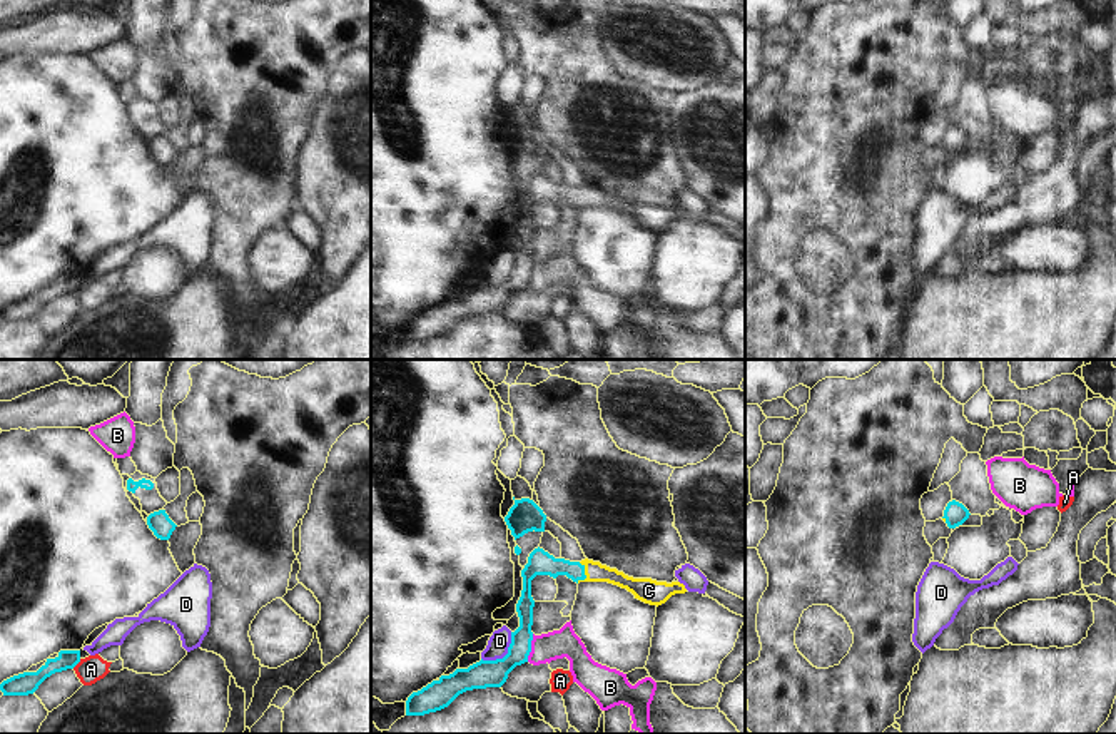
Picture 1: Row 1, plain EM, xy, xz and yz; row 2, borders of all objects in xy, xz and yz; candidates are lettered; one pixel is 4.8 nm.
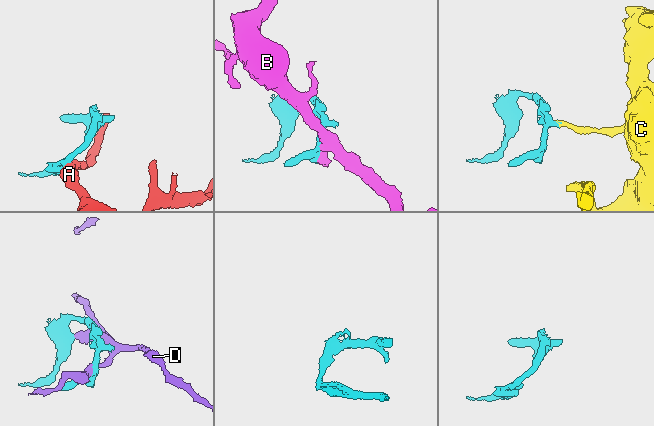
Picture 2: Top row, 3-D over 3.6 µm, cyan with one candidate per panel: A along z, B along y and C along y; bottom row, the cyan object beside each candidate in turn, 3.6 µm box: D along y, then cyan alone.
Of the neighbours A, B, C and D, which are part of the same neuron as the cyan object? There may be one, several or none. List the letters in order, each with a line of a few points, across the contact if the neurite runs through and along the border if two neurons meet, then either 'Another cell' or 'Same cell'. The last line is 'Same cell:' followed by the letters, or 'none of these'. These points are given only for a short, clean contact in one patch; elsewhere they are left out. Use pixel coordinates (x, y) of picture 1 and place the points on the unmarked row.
A: Line: xy (81, 285), (72, 293). Another cell
B: Another cell
C: Line: xz (540, 188), (583, 199), (595, 198). Same cell
D: Line: xz (512, 258), (512, 268), (502, 283), (481, 285). Another cell
Same cell: C.

